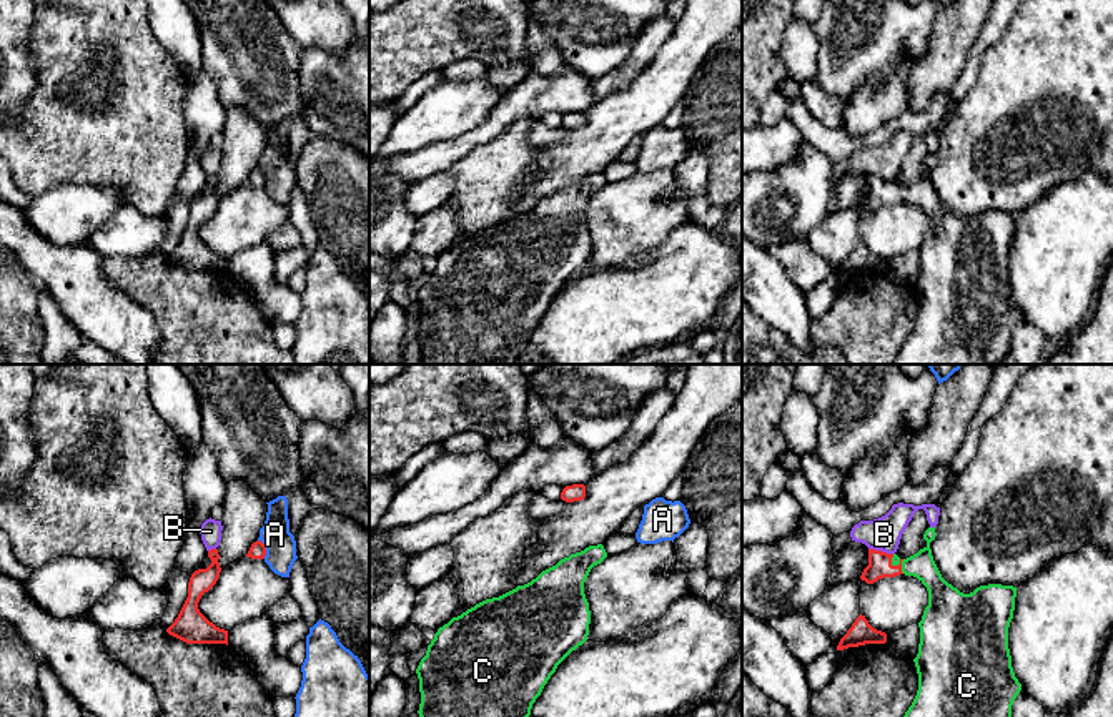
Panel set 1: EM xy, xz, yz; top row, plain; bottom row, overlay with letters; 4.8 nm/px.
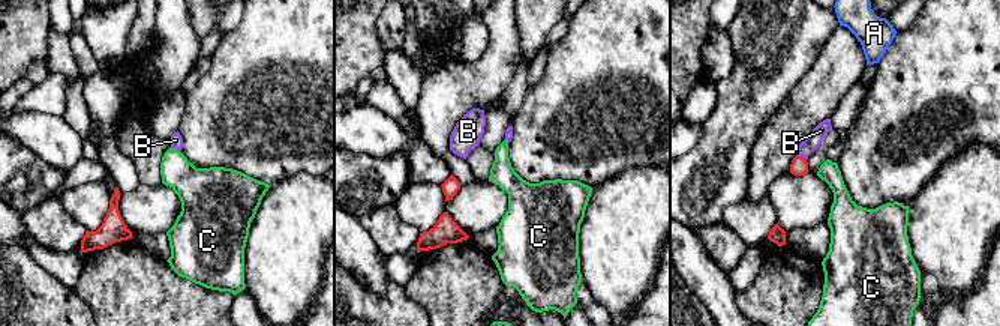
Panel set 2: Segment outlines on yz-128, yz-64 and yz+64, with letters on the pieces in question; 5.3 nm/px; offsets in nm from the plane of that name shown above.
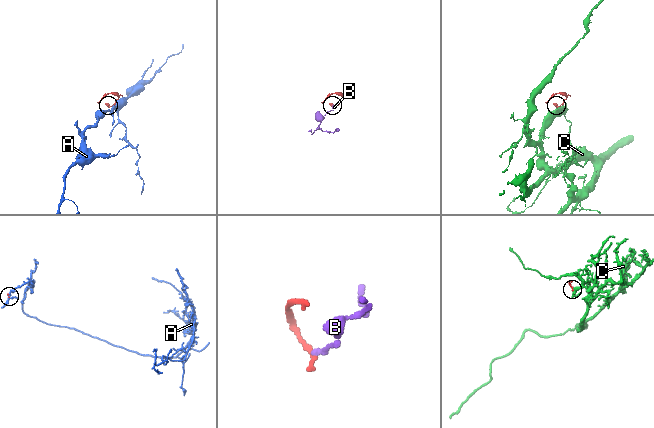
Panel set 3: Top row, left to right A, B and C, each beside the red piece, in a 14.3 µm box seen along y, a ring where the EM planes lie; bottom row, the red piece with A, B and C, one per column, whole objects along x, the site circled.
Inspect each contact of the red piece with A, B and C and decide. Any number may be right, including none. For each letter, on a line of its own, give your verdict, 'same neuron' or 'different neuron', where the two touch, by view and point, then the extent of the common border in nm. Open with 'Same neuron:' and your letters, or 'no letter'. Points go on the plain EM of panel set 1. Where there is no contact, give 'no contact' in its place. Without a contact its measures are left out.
Same neuron: no letter
A: different neuron; contact xy (265, 177); length 100 nm
B: different neuron; contact yz (880, 178); length 120 nm
C: different neuron; contact yz (895, 193); length 110 nm

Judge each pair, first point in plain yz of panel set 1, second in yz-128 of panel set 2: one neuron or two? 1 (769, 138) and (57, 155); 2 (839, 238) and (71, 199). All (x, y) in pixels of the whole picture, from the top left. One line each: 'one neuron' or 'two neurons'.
1: one neuron
2: one neuron

